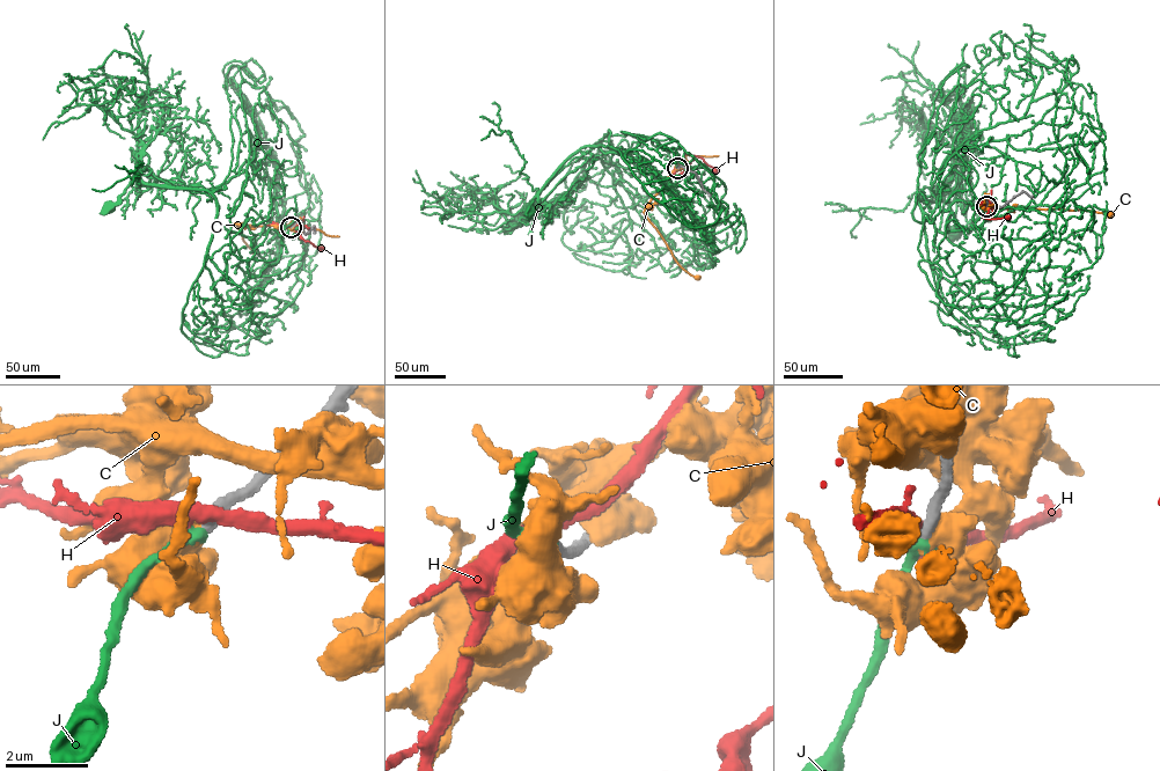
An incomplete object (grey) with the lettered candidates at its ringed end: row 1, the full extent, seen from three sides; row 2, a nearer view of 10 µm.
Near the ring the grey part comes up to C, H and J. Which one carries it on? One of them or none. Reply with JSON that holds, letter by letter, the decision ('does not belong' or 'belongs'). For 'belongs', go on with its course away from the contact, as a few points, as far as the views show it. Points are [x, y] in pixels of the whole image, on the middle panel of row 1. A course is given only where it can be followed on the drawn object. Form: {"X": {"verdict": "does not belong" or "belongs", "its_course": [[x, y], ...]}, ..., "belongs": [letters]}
{"C": {"verdict": "does not belong"}, "H": {"verdict": "does not belong"}, "J": {"verdict": "belongs", "its_course": [[677, 168], [674, 160], [683, 164], [669, 148], [624, 132], [647, 139], [628, 151], [584, 146], [528, 212]]}, "belongs": ["J"]}

